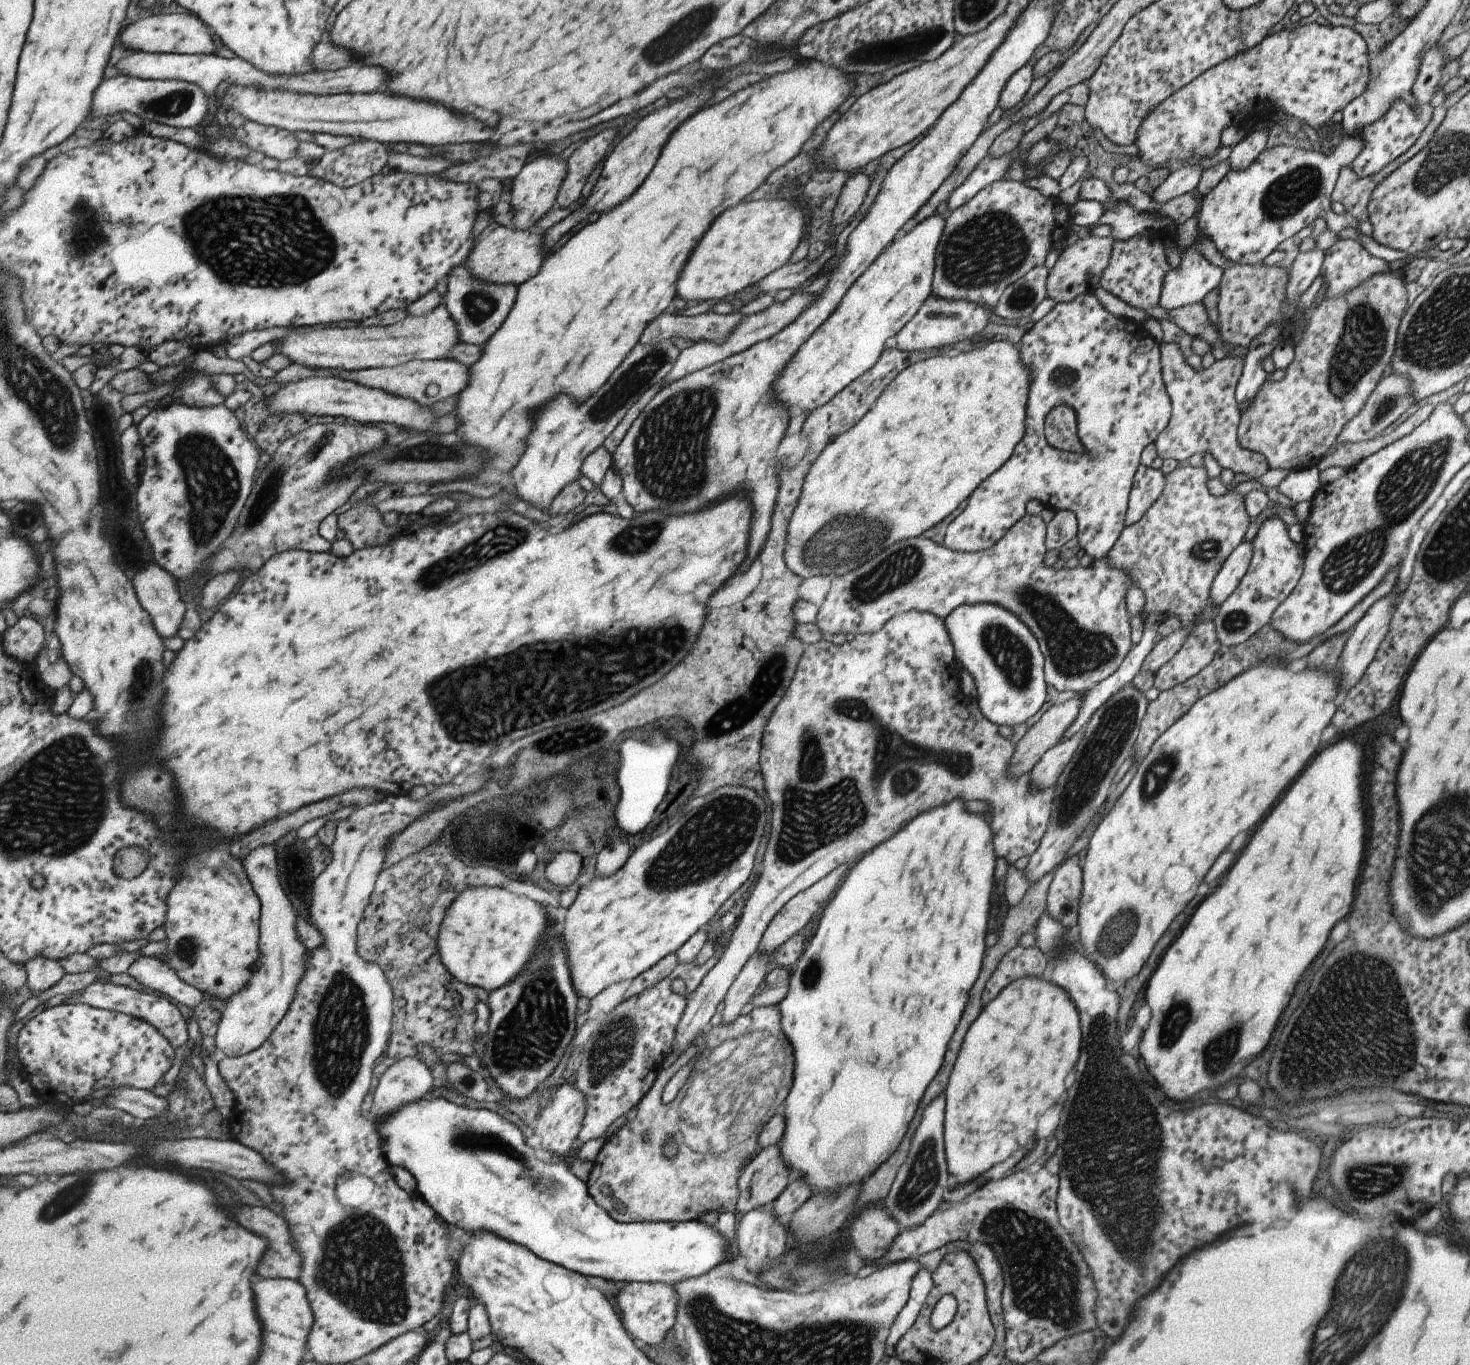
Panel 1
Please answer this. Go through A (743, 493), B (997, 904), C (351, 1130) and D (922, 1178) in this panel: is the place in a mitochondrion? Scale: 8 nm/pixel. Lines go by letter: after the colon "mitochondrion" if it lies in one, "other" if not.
A: other
B: other
C: other
D: mitochondrion

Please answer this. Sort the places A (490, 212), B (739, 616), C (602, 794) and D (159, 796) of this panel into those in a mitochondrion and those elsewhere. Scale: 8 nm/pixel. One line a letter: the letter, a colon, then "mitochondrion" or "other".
A: other
B: other
C: other
D: mitochondrion

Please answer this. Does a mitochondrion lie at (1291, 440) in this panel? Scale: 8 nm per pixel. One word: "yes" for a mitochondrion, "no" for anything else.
no

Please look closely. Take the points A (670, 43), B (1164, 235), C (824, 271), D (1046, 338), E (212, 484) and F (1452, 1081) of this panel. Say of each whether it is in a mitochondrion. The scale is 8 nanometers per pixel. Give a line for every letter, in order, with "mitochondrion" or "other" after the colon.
A: mitochondrion
B: other
C: other
D: other
E: mitochondrion
F: other

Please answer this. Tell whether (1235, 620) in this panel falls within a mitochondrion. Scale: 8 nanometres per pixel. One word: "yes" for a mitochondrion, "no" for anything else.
yes

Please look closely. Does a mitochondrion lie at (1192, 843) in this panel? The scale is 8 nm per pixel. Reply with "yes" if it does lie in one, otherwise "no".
no

